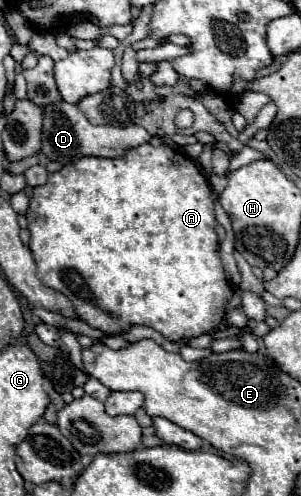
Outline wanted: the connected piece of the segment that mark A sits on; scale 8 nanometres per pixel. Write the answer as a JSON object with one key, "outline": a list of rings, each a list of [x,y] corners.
{"outline":[[[151,143],[139,145],[135,149],[129,149],[123,157],[117,159],[103,159],[103,157],[81,157],[77,163],[65,165],[61,171],[51,173],[49,181],[41,187],[35,187],[31,191],[31,205],[27,211],[31,241],[29,249],[33,251],[33,259],[37,265],[37,277],[51,289],[61,291],[67,295],[67,299],[75,305],[79,317],[89,323],[91,327],[97,327],[105,333],[117,333],[125,331],[131,325],[147,325],[159,331],[169,341],[179,339],[193,339],[203,333],[213,331],[221,319],[225,317],[225,303],[233,295],[231,285],[227,283],[223,265],[219,261],[217,253],[217,235],[215,235],[215,215],[213,215],[213,199],[211,199],[211,187],[205,175],[197,169],[197,165],[187,157],[185,153],[169,147],[159,145],[153,147]]]}

